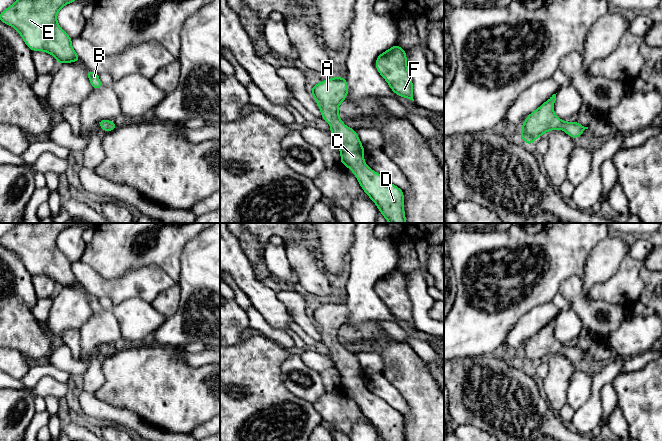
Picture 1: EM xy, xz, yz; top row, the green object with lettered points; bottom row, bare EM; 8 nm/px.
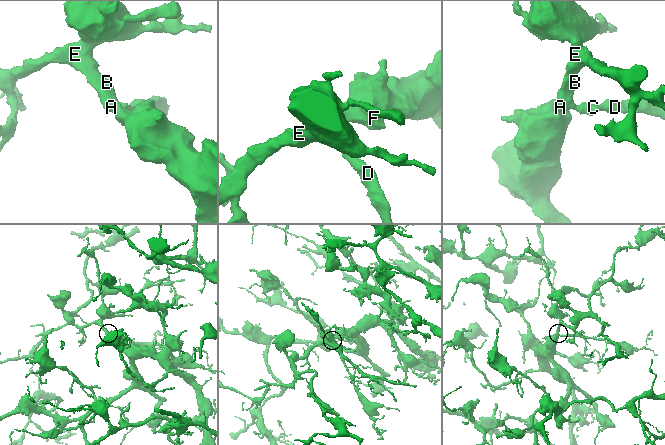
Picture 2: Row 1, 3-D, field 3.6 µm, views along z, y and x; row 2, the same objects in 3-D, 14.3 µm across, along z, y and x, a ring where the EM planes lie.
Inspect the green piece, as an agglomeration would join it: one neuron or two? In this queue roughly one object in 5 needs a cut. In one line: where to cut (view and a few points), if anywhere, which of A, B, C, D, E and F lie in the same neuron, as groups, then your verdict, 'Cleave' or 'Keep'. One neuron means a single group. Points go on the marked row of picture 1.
No split. Groups: A B C D E F. Keep

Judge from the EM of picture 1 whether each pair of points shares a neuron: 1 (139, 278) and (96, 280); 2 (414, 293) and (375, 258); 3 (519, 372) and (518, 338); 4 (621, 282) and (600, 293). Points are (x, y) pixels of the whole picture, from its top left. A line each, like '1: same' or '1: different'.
1: same
2: different
3: different
4: same

